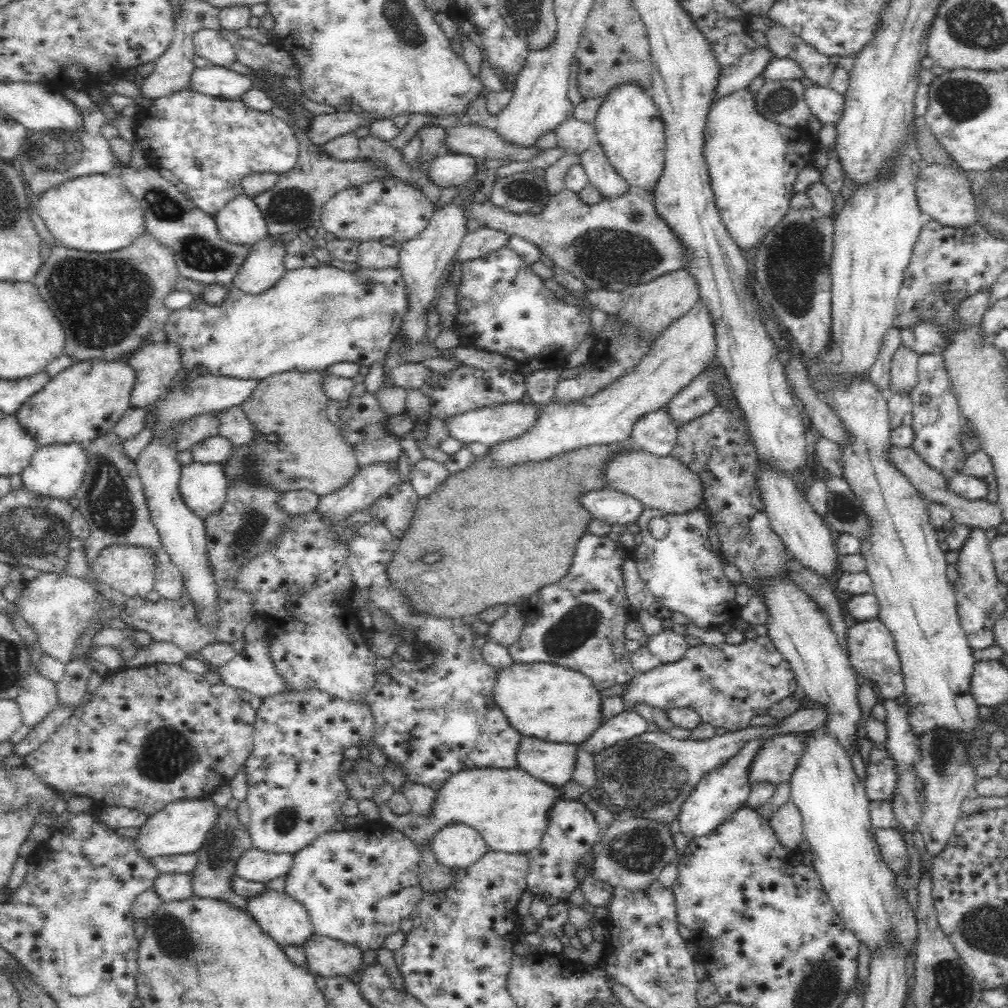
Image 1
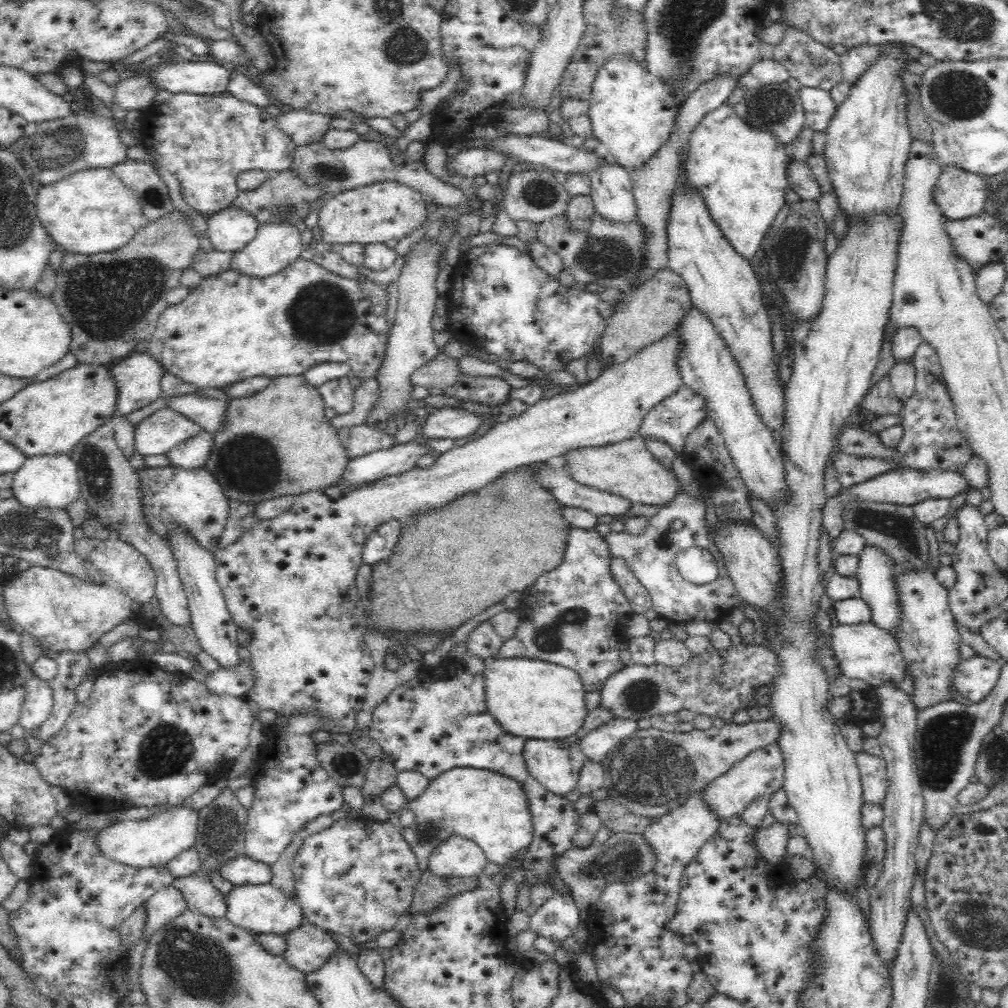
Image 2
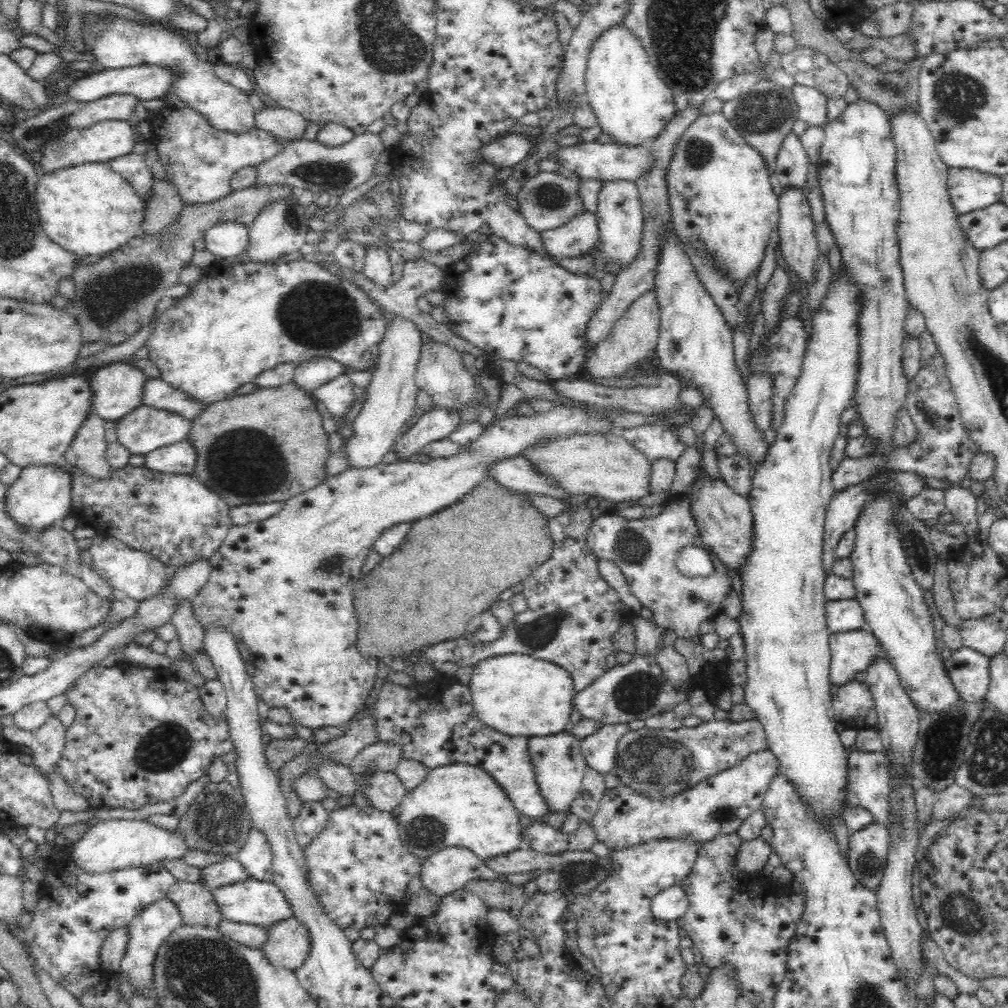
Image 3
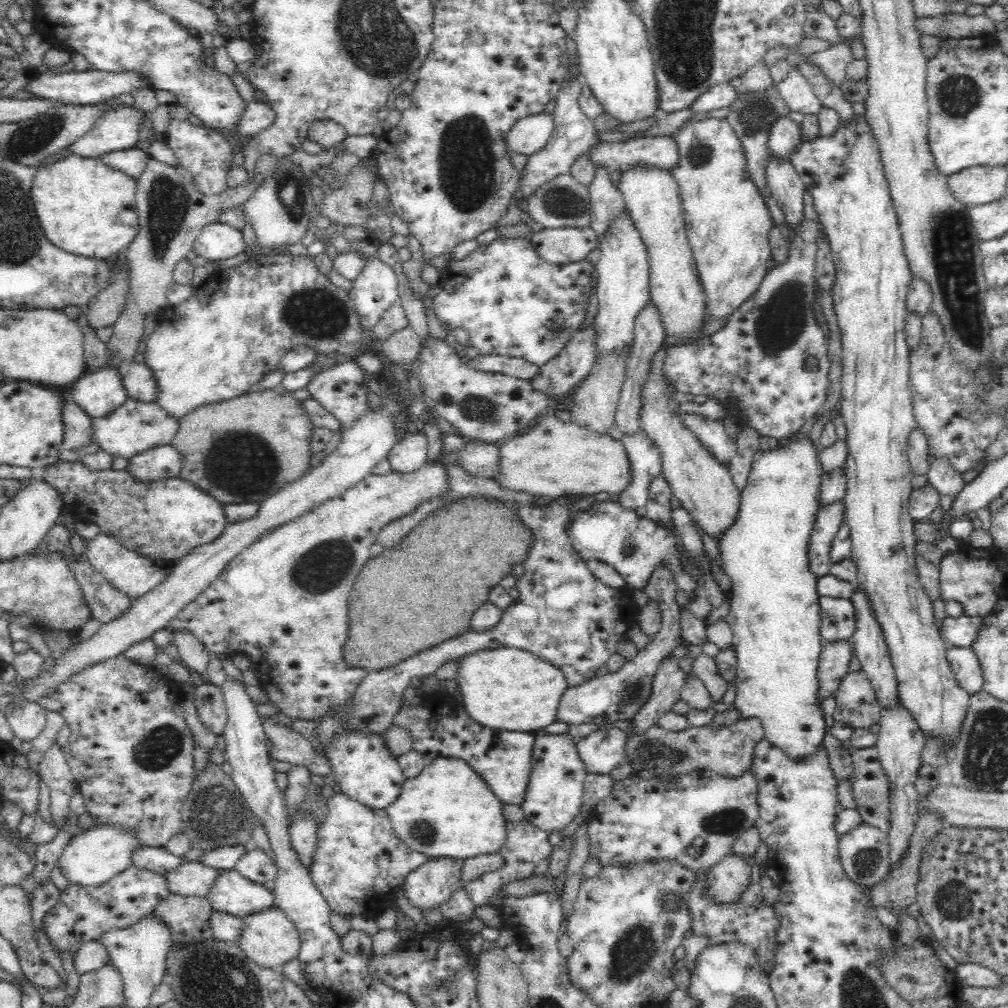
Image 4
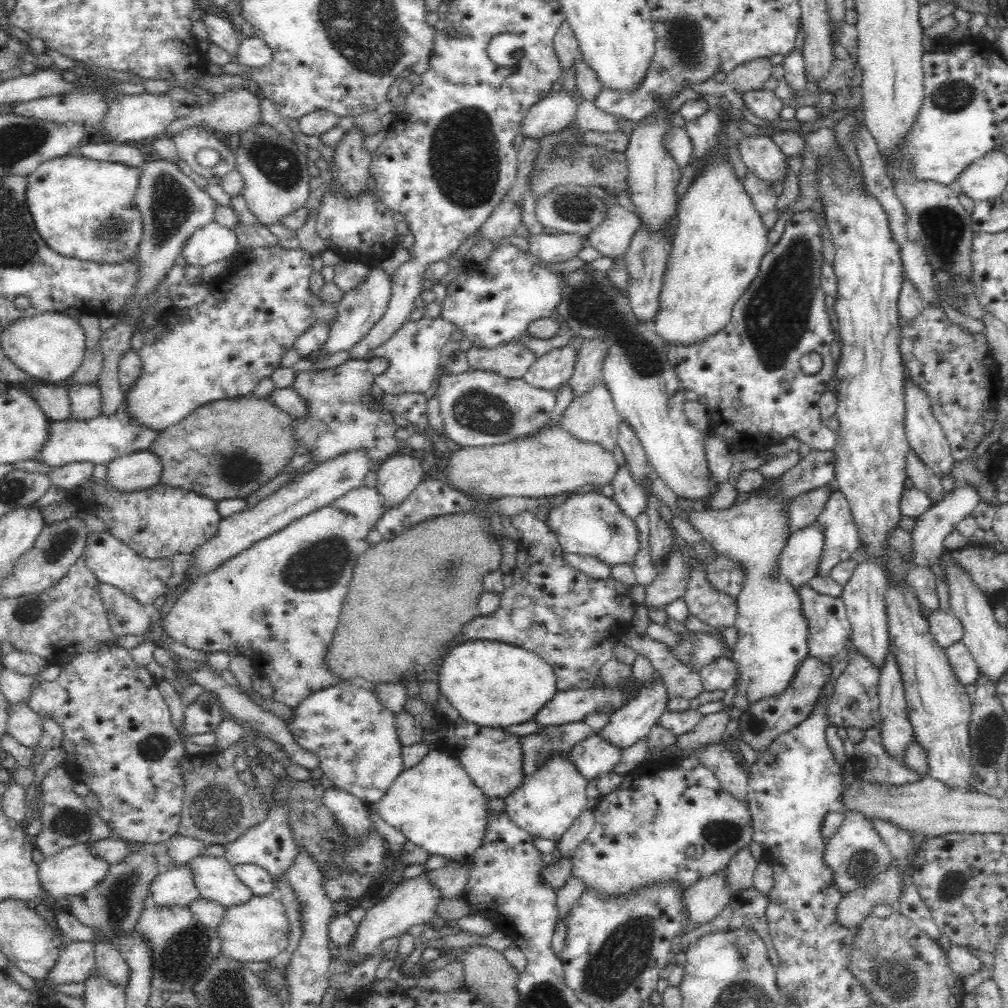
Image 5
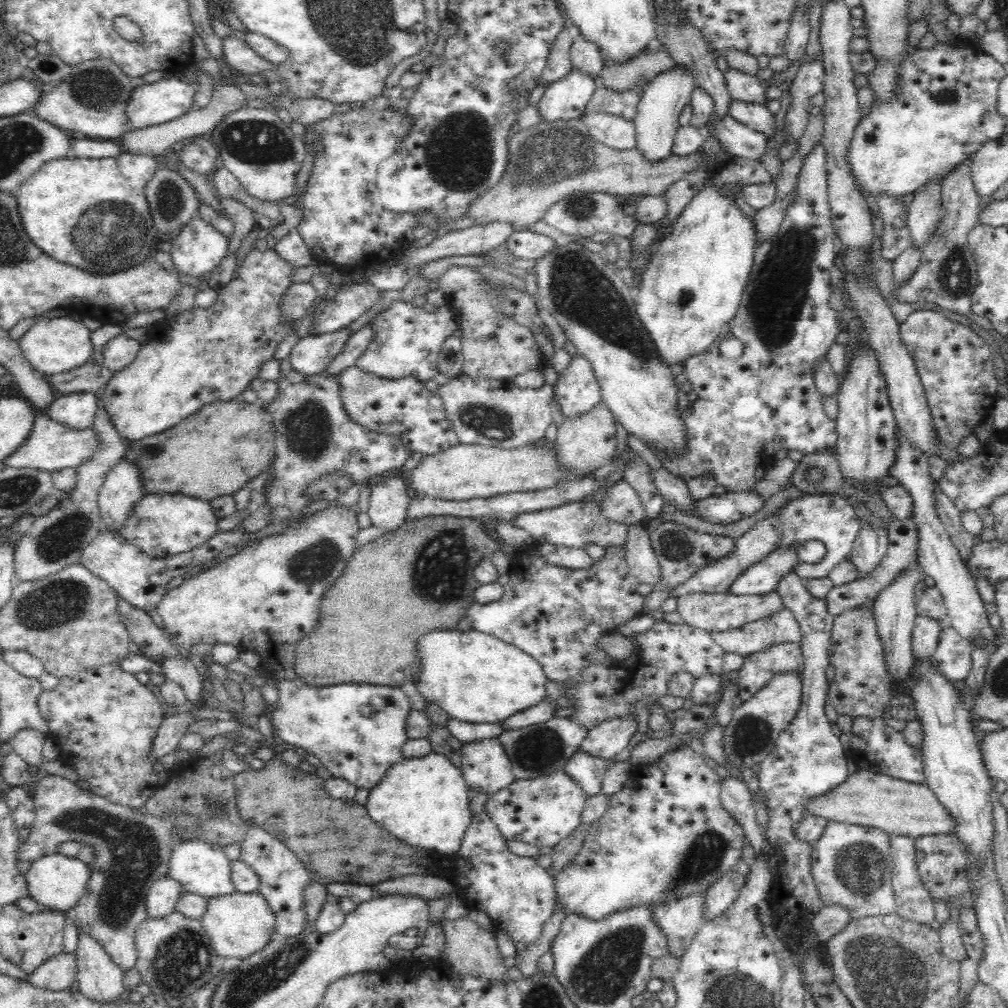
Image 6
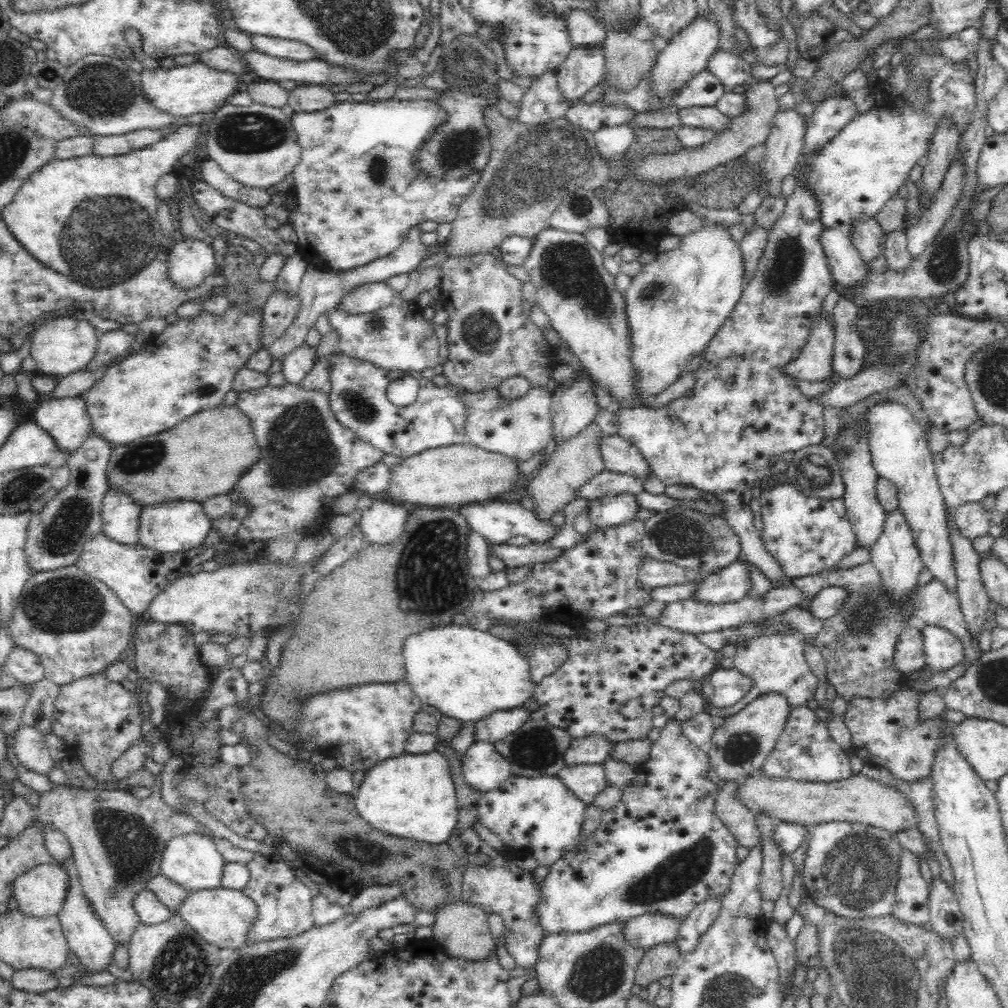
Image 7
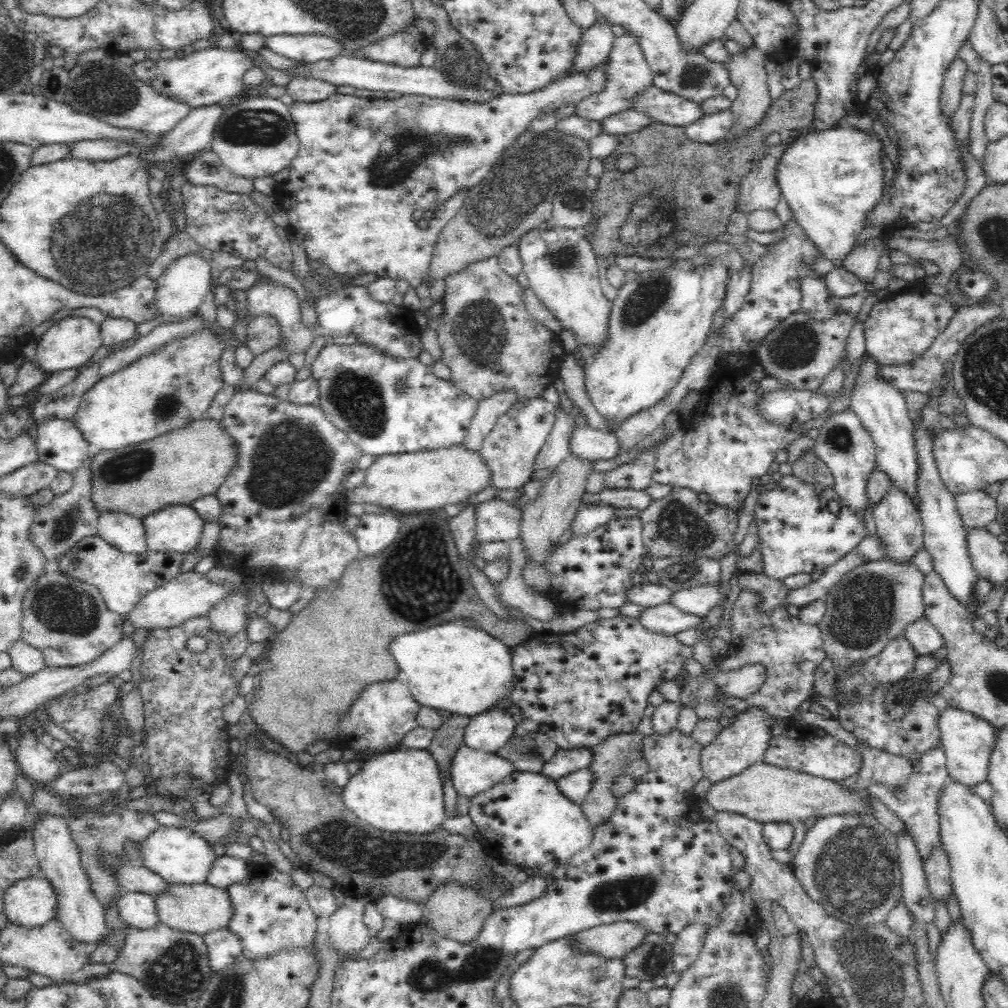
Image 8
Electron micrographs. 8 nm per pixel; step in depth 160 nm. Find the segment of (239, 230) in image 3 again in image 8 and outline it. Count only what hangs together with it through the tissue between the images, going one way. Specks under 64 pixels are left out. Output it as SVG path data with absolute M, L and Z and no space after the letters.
M201 254L180 256L170 263L164 273L157 279L155 304L158 308L158 317L171 317L182 320L198 314L203 298L211 286L210 264Z

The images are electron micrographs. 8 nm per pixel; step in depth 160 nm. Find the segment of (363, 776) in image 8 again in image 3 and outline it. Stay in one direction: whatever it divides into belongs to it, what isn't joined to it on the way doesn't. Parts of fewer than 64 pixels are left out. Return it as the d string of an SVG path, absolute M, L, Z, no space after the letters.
M453 763L430 769L423 782L408 791L400 806L391 813L404 846L421 860L448 847L468 848L484 861L509 854L521 847L518 810L490 774L470 764Z

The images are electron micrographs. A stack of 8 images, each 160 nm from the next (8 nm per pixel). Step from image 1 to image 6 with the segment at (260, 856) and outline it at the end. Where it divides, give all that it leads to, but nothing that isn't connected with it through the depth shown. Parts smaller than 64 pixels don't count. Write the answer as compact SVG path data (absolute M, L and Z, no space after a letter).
M168 876L156 881L146 896L147 916L157 919L174 911L176 898L182 890L182 885Z

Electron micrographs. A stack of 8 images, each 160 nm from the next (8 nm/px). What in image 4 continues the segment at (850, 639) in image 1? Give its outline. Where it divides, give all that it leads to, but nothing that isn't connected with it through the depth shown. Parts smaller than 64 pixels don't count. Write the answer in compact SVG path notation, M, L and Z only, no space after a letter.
M847 640L823 643L816 664L816 679L818 679L818 701L823 701L833 696L840 680L848 672L848 662L854 656L852 644Z

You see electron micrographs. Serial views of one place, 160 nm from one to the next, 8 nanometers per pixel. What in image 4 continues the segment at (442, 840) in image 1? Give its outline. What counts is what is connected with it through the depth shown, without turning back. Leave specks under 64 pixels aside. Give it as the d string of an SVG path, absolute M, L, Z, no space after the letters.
M439 858L429 860L404 878L400 886L406 901L423 910L436 908L450 898L460 886L463 860Z

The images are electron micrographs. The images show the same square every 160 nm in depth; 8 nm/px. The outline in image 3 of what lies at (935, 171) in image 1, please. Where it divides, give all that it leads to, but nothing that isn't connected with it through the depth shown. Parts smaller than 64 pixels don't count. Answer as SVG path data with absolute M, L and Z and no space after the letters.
M948 168L948 192L960 214L980 210L1000 202L1002 198L1002 177L976 169Z

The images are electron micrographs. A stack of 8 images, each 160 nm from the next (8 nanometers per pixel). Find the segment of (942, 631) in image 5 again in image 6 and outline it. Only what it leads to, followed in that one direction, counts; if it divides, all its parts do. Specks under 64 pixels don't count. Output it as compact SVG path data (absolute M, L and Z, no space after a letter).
M917 616L915 618L910 640L914 664L928 659L936 650L936 644L938 644L938 638L940 638L940 630L942 630L943 626L943 623L930 619L928 616Z

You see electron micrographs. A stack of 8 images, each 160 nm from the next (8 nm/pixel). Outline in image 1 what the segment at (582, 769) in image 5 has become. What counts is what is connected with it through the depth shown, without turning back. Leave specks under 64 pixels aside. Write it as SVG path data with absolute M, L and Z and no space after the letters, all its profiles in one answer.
M635 710L624 711L600 724L599 728L579 746L590 754L596 754L622 739L632 739L644 732L647 732L647 723L642 715Z

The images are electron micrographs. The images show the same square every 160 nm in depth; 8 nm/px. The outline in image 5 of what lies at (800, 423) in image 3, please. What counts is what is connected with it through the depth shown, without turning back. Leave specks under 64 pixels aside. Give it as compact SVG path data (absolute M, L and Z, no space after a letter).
M762 493L723 510L704 506L702 510L686 511L688 521L702 533L717 555L729 556L745 568L745 581L736 598L737 615L733 626L739 632L732 653L740 675L732 705L736 713L748 710L748 704L764 696L778 696L792 682L790 678L794 678L798 664L808 656L808 625L800 611L798 591L784 577L776 577L774 571L778 556L791 535L786 517L788 502L788 499L770 499Z

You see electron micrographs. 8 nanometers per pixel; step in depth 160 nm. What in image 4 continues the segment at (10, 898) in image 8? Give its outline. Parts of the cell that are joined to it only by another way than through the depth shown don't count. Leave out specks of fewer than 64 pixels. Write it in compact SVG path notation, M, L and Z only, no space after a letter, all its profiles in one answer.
M96 824L88 830L76 833L64 847L58 858L58 867L69 884L80 886L96 886L108 882L113 876L120 874L131 867L132 850L140 844L132 833L112 827L110 825Z

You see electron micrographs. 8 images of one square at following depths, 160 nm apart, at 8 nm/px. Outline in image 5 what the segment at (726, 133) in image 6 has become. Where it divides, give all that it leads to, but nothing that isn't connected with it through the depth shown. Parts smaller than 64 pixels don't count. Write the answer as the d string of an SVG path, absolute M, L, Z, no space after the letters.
M742 132L736 147L747 170L759 176L760 180L769 185L784 182L786 155L770 136L746 135Z

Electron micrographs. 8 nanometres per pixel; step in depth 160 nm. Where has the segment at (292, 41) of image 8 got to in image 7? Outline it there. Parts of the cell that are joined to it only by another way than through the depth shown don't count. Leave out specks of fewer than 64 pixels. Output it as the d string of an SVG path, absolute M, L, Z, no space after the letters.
M249 35L254 49L270 56L304 62L317 58L317 53L306 43L280 37Z

